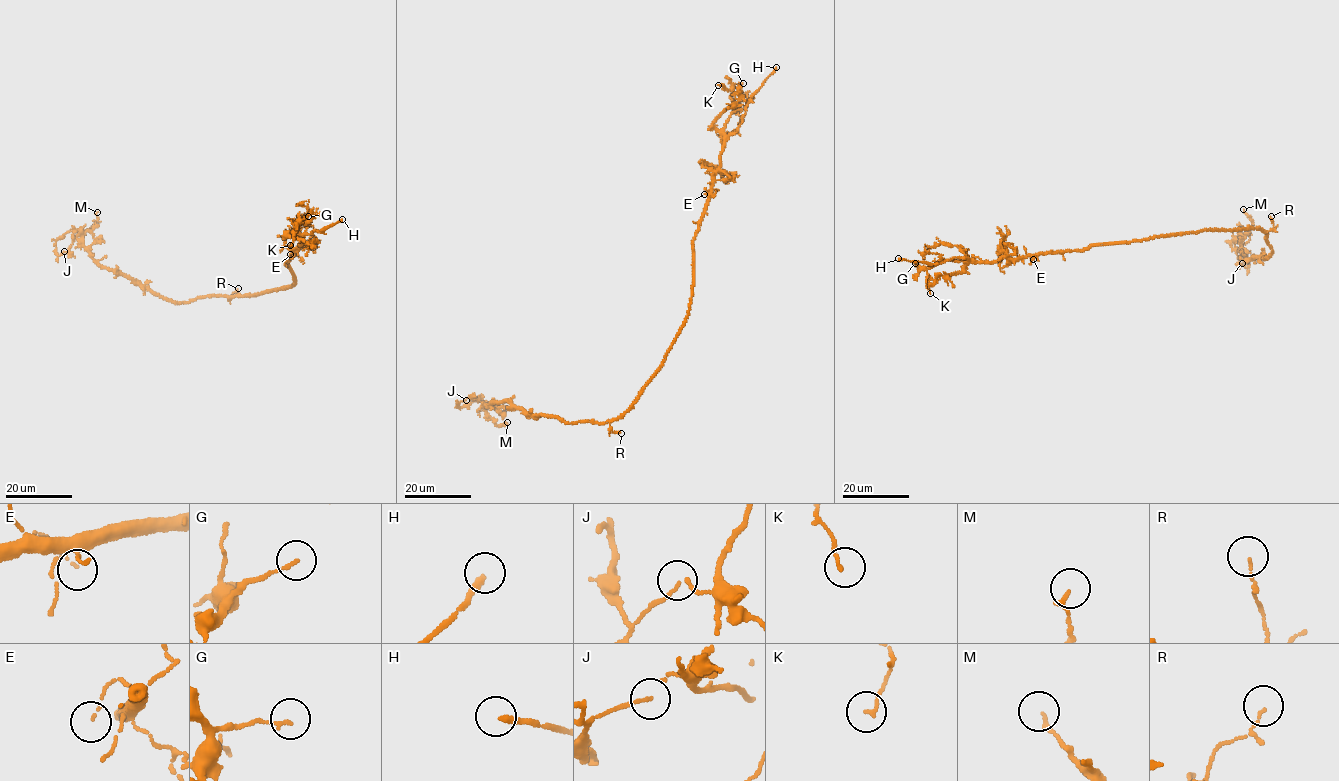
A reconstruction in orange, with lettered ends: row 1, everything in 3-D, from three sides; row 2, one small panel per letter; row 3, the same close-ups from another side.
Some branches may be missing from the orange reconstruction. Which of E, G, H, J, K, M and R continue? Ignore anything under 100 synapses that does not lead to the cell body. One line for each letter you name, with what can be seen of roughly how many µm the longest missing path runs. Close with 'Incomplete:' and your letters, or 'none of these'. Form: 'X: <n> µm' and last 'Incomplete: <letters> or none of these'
H: 50 µm
Incomplete: H

